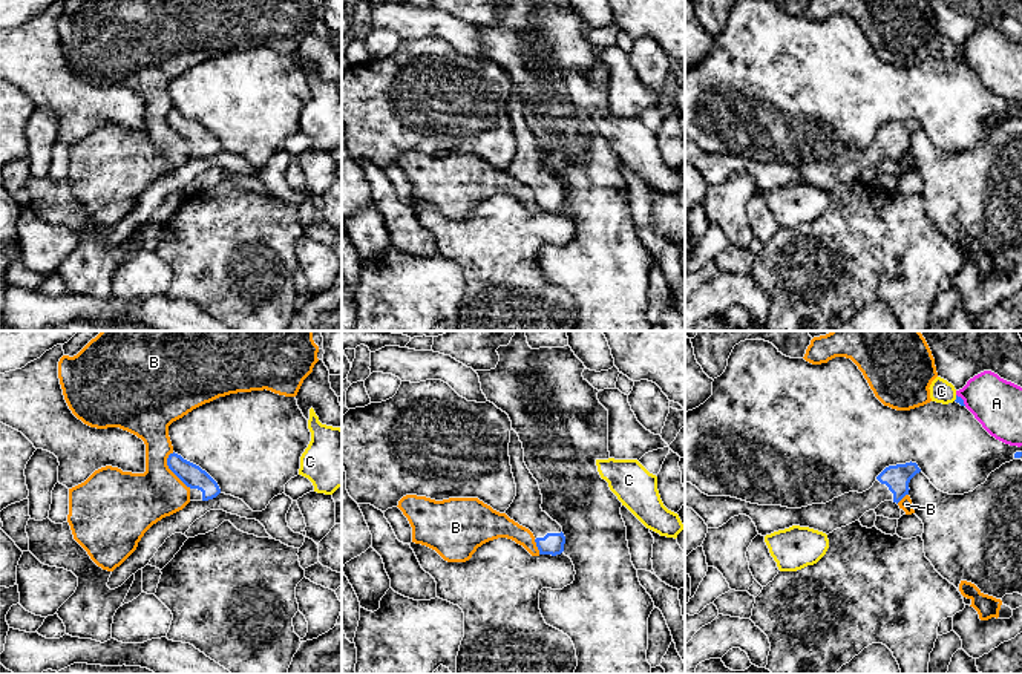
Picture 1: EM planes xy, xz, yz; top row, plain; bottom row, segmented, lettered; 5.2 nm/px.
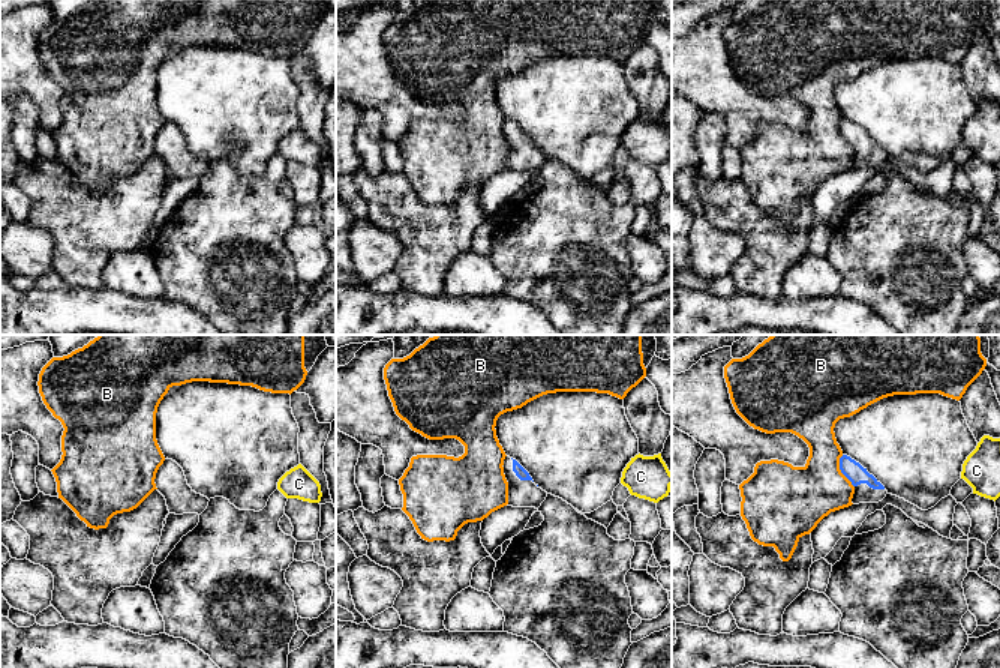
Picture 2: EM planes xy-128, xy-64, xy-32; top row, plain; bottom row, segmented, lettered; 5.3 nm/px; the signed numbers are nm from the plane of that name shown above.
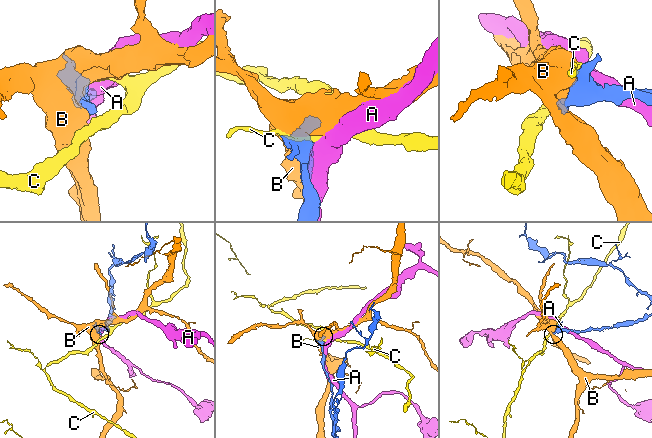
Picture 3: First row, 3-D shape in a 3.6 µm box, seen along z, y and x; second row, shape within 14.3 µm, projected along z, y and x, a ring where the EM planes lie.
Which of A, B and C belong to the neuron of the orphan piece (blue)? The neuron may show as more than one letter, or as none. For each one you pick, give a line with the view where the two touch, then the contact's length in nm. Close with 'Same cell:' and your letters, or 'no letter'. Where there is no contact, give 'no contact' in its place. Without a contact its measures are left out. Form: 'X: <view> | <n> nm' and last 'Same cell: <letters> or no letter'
Same cell: no letter

